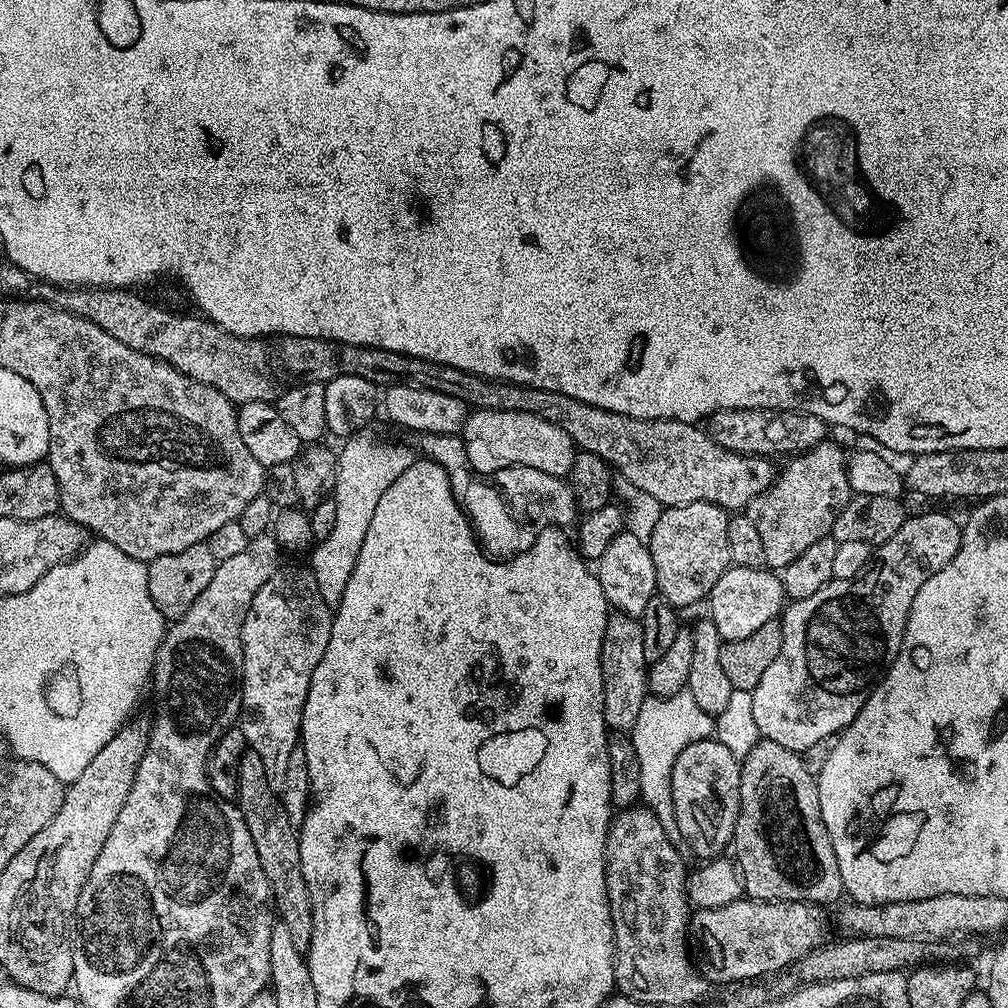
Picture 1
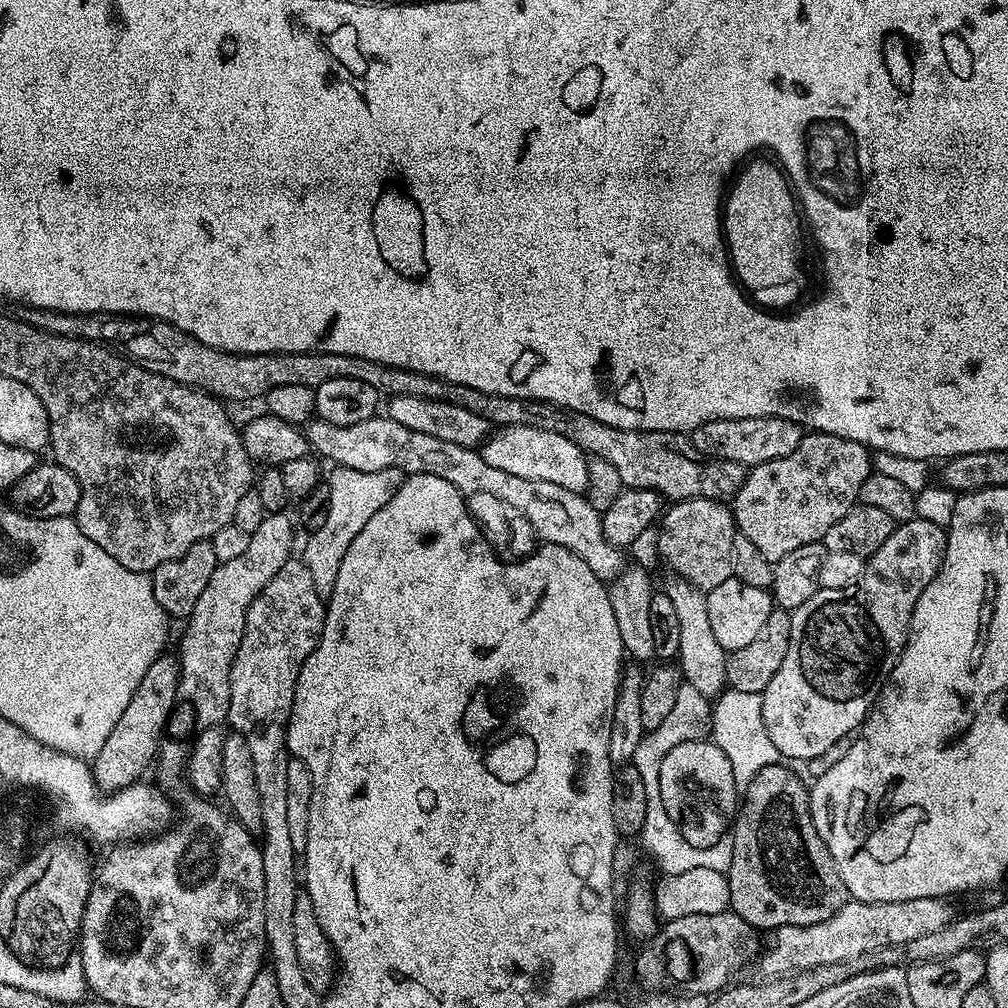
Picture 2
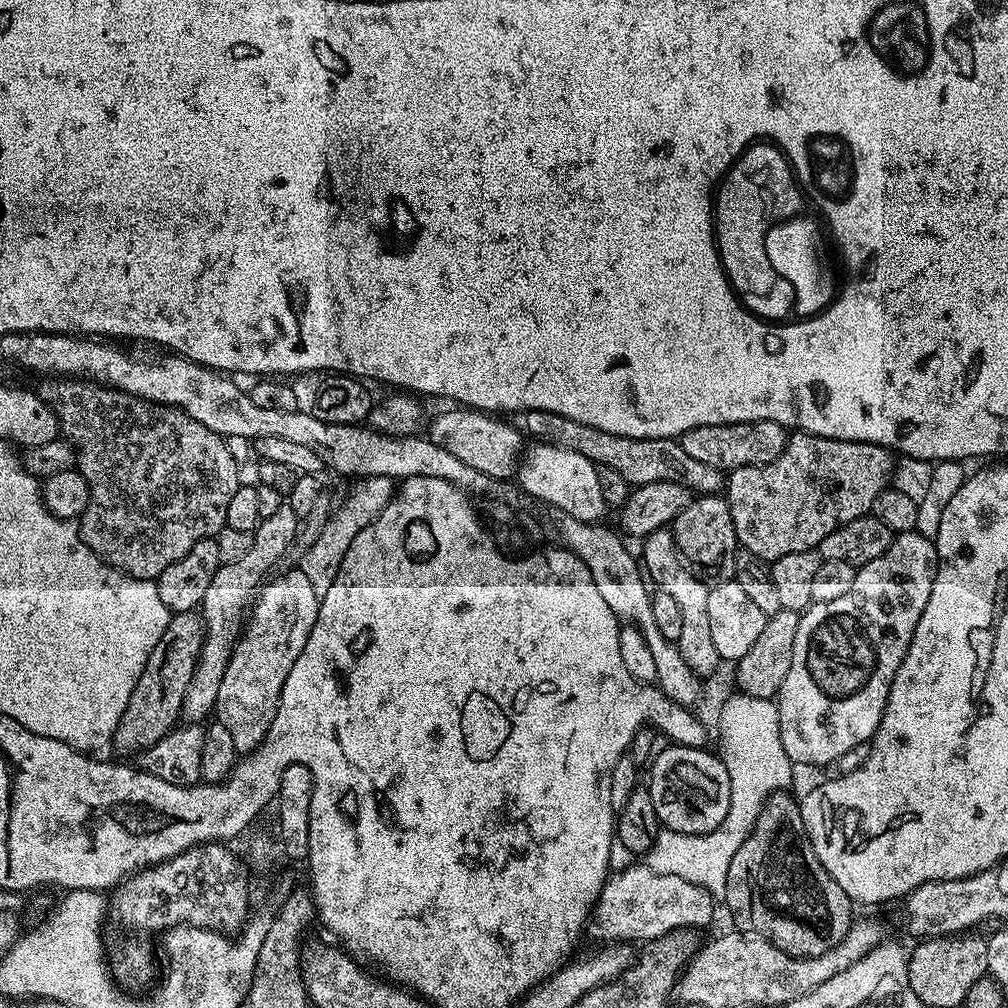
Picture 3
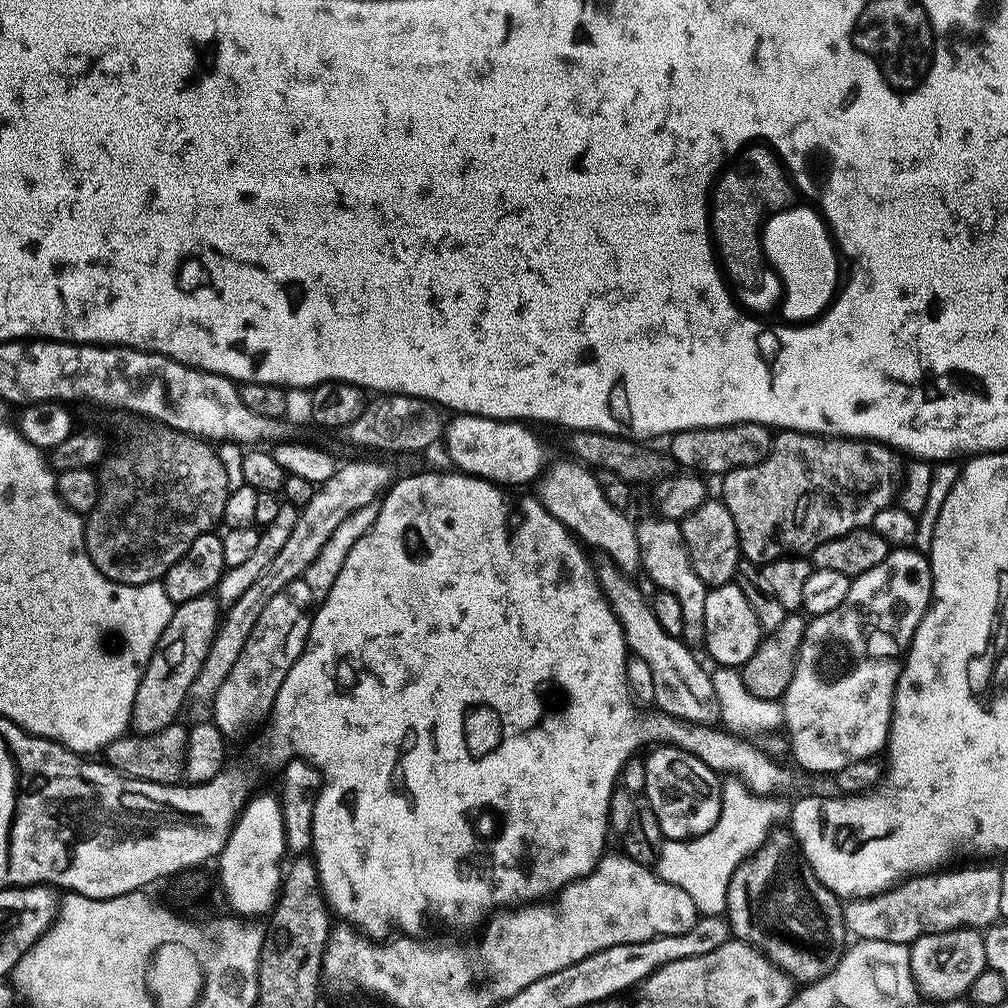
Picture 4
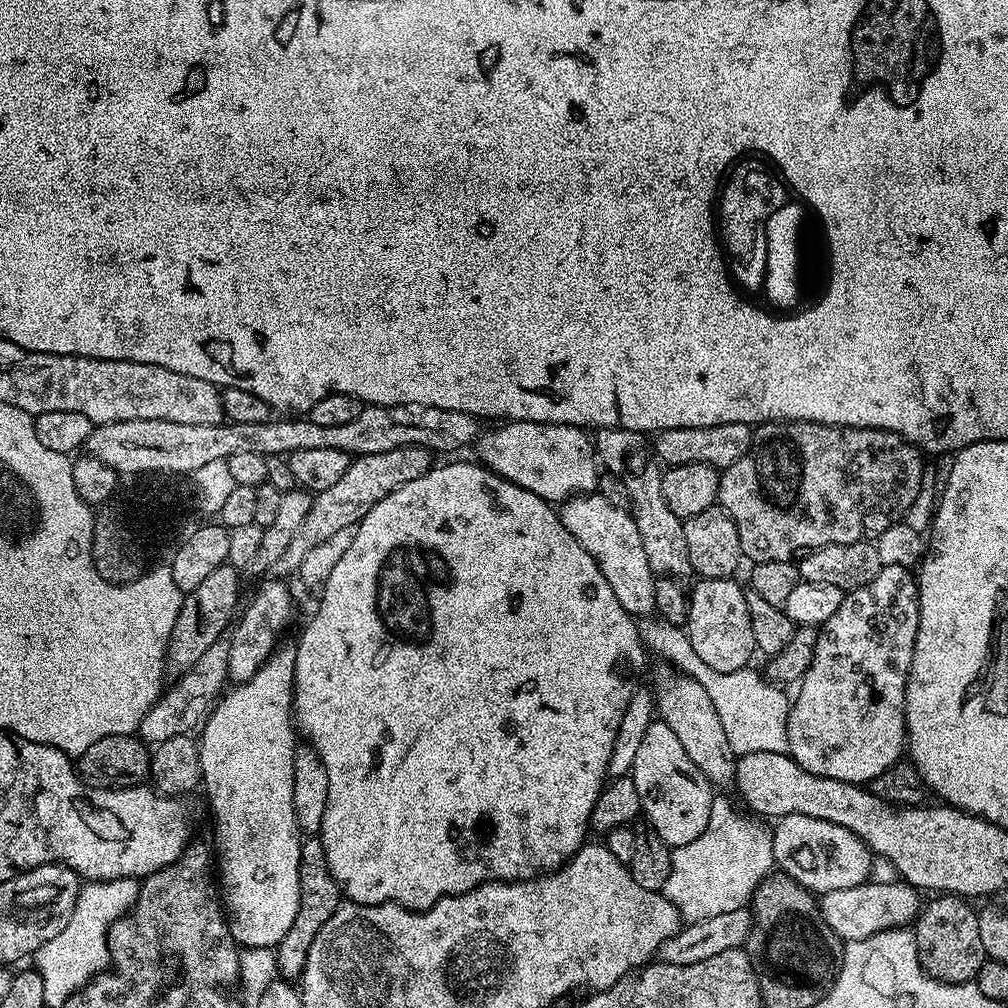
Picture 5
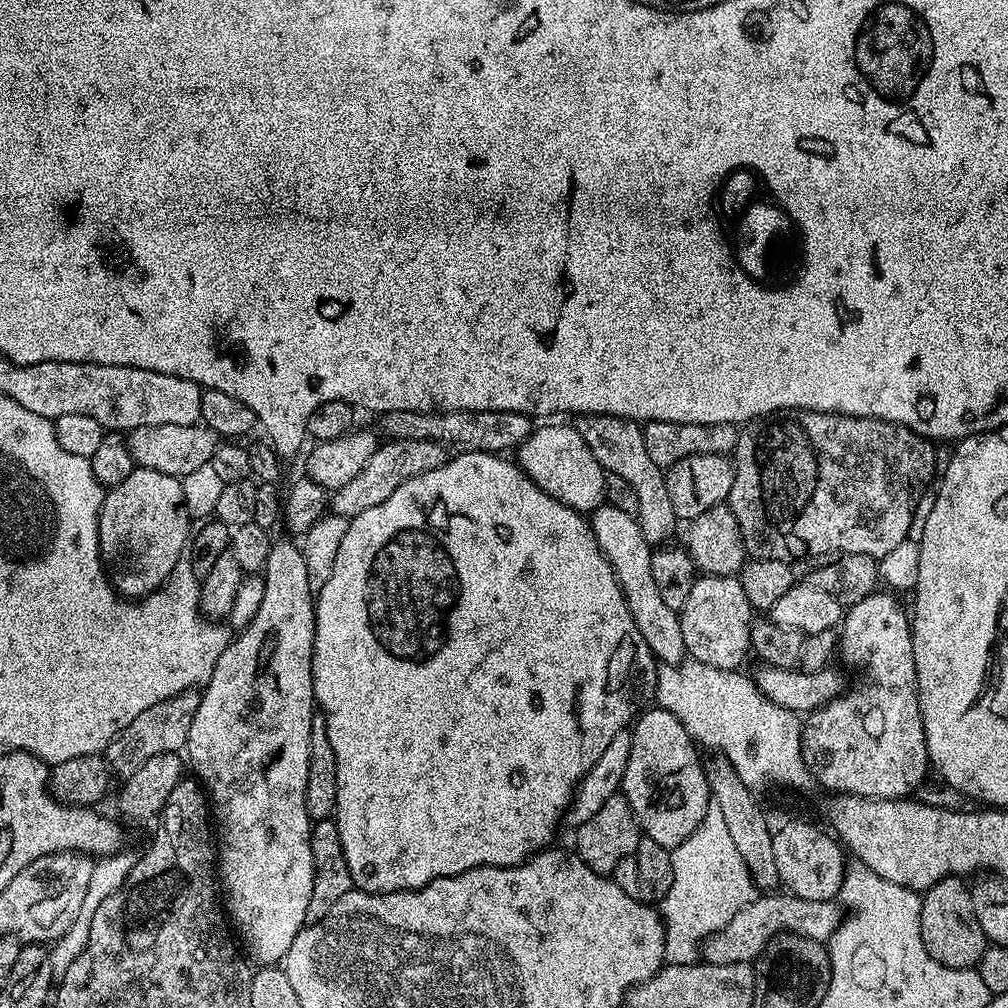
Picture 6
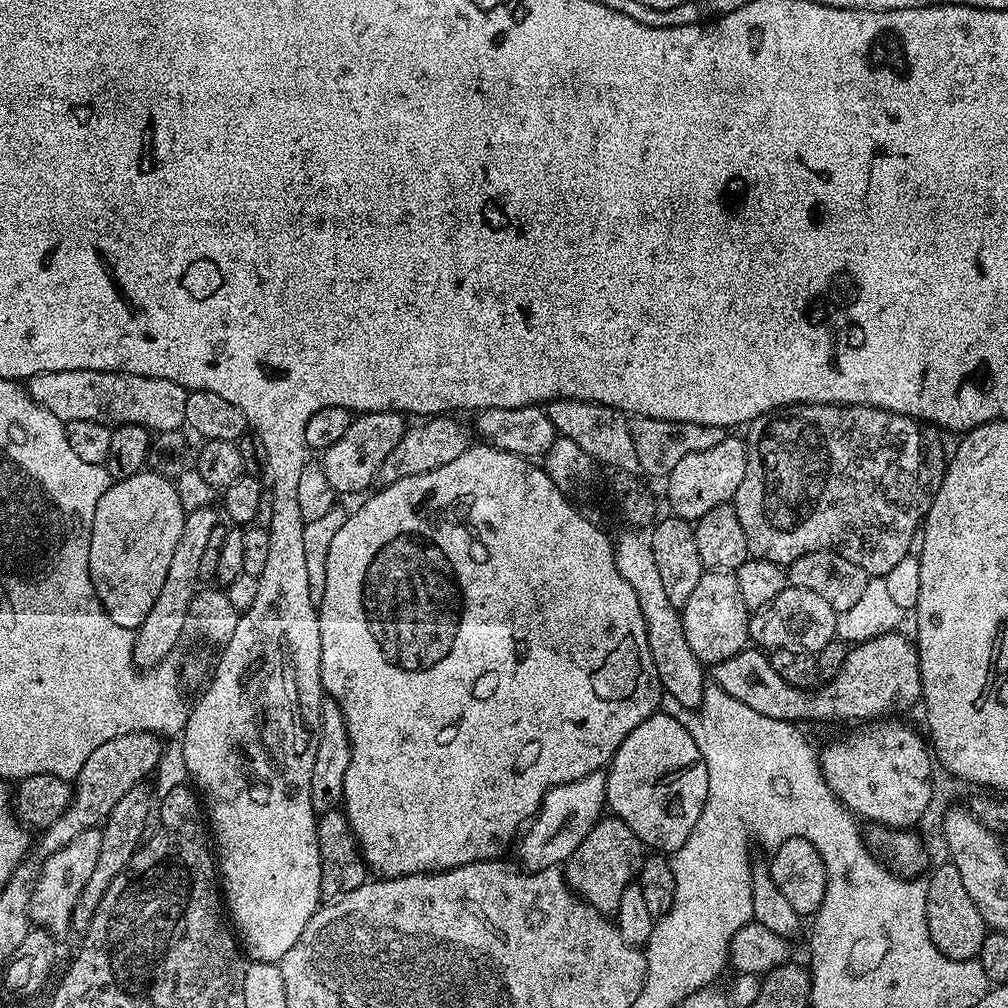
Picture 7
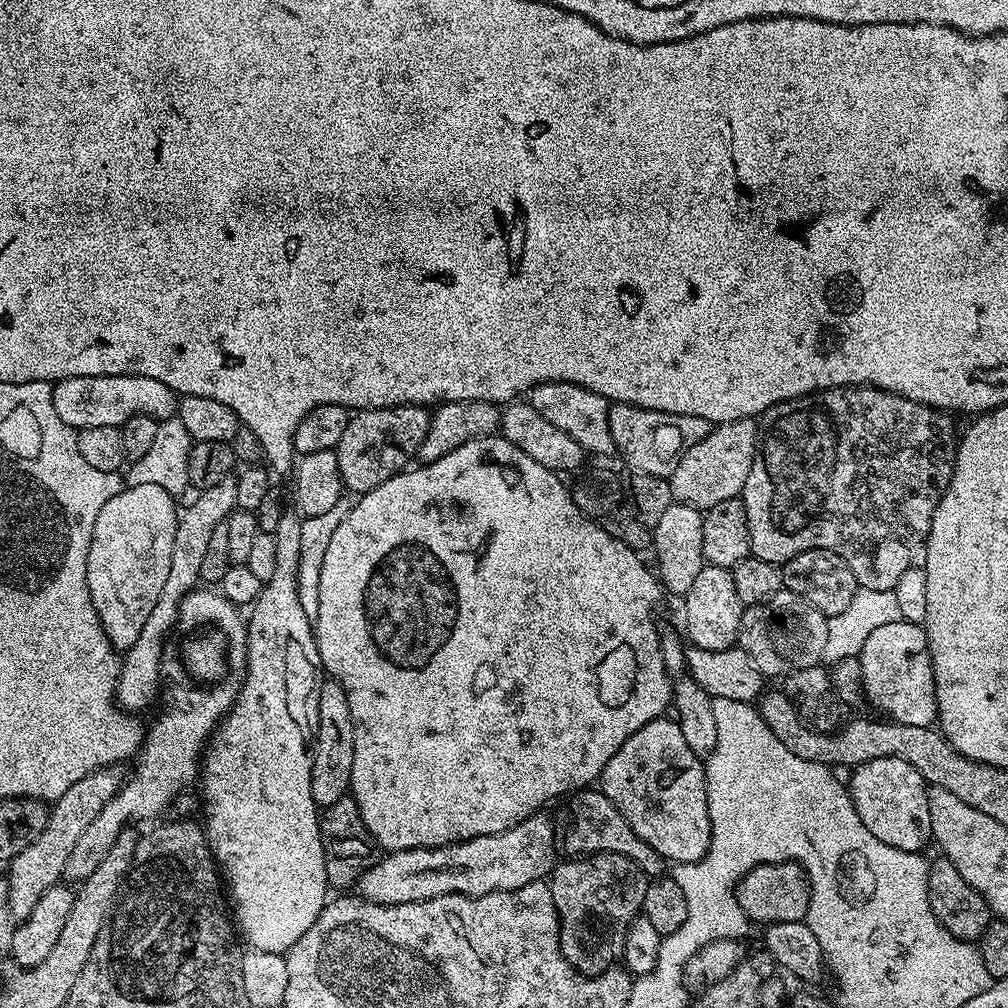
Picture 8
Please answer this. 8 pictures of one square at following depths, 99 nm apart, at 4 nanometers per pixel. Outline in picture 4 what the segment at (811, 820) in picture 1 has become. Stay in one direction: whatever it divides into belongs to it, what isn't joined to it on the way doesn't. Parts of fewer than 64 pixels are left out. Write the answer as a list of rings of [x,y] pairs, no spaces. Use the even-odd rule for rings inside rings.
[[[770,838],[753,854],[753,856],[748,857],[747,860],[743,860],[743,862],[740,863],[738,870],[734,872],[730,878],[730,882],[726,885],[726,891],[728,893],[726,919],[731,935],[735,937],[735,939],[742,940],[744,943],[757,948],[774,967],[780,968],[792,982],[795,982],[800,986],[807,986],[815,983],[816,980],[821,980],[826,974],[830,974],[830,970],[834,970],[834,966],[838,966],[838,962],[842,958],[842,954],[846,947],[846,939],[844,940],[844,936],[846,937],[846,929],[844,927],[841,901],[829,888],[822,886],[822,882],[818,882],[815,876],[806,874],[801,861],[798,859],[797,853],[793,851],[791,847],[789,848],[790,849],[784,844],[779,844],[779,842],[776,841],[776,838]]]

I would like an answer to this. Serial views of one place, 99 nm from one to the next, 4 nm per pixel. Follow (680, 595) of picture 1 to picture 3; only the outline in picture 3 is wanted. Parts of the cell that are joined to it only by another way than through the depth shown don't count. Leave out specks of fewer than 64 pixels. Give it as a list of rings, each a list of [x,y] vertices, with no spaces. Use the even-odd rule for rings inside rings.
[[[697,495],[686,506],[686,510],[682,510],[682,514],[678,514],[678,518],[672,521],[670,531],[674,534],[674,542],[678,546],[681,556],[683,556],[695,576],[699,576],[701,580],[709,585],[720,584],[723,580],[730,580],[735,577],[736,554],[738,551],[736,531],[734,530],[734,518],[730,518],[730,506],[723,495]]]

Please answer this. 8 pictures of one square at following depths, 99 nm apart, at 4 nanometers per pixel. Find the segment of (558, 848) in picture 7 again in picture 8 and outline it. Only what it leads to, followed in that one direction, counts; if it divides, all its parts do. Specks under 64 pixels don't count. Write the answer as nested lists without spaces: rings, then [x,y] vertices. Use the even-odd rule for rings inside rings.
[[[544,810],[538,811],[530,818],[523,820],[518,826],[514,826],[510,830],[502,830],[493,836],[475,836],[473,840],[462,840],[458,844],[447,844],[438,848],[415,848],[414,850],[391,852],[381,857],[376,864],[363,873],[358,881],[359,893],[363,899],[374,901],[376,904],[405,904],[406,902],[429,900],[432,897],[454,894],[455,892],[460,896],[485,896],[491,892],[509,892],[510,890],[518,890],[522,886],[530,886],[530,882],[544,880],[558,863],[557,857],[555,858],[556,844],[558,848],[558,824],[556,828],[555,822],[546,813],[547,811]]]

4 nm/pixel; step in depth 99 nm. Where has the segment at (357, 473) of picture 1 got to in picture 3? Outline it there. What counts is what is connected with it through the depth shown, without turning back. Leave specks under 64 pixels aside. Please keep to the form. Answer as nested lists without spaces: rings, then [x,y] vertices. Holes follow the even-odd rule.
[[[365,476],[357,484],[360,485],[341,502],[340,509],[329,515],[324,529],[312,544],[307,545],[304,557],[298,564],[299,572],[306,574],[314,594],[320,597],[326,594],[326,590],[330,590],[330,586],[334,586],[334,578],[338,578],[338,566],[342,566],[342,558],[346,558],[350,542],[354,542],[356,535],[366,530],[366,526],[370,526],[374,518],[378,518],[378,514],[391,502],[394,495],[394,481],[389,476]]]

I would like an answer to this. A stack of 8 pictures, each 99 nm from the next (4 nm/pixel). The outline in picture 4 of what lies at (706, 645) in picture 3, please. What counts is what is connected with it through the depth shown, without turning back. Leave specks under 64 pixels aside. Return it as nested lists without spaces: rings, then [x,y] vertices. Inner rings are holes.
[[[663,515],[648,516],[645,520],[635,521],[636,537],[640,547],[640,568],[643,575],[650,577],[662,592],[674,594],[682,606],[682,622],[684,623],[685,644],[700,646],[704,642],[704,618],[706,616],[706,594],[709,585],[698,578],[694,566],[690,562],[688,547],[679,523],[675,520],[666,520]]]

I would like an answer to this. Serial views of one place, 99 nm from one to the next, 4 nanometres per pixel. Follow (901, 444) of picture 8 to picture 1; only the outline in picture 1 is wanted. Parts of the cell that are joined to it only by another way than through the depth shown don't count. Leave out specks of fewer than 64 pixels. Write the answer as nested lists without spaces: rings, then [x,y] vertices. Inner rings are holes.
[[[825,442],[809,452],[793,455],[785,463],[789,464],[777,471],[776,481],[749,502],[746,514],[758,530],[764,563],[769,569],[783,570],[812,543],[829,535],[834,518],[852,501],[846,452],[832,443]]]

